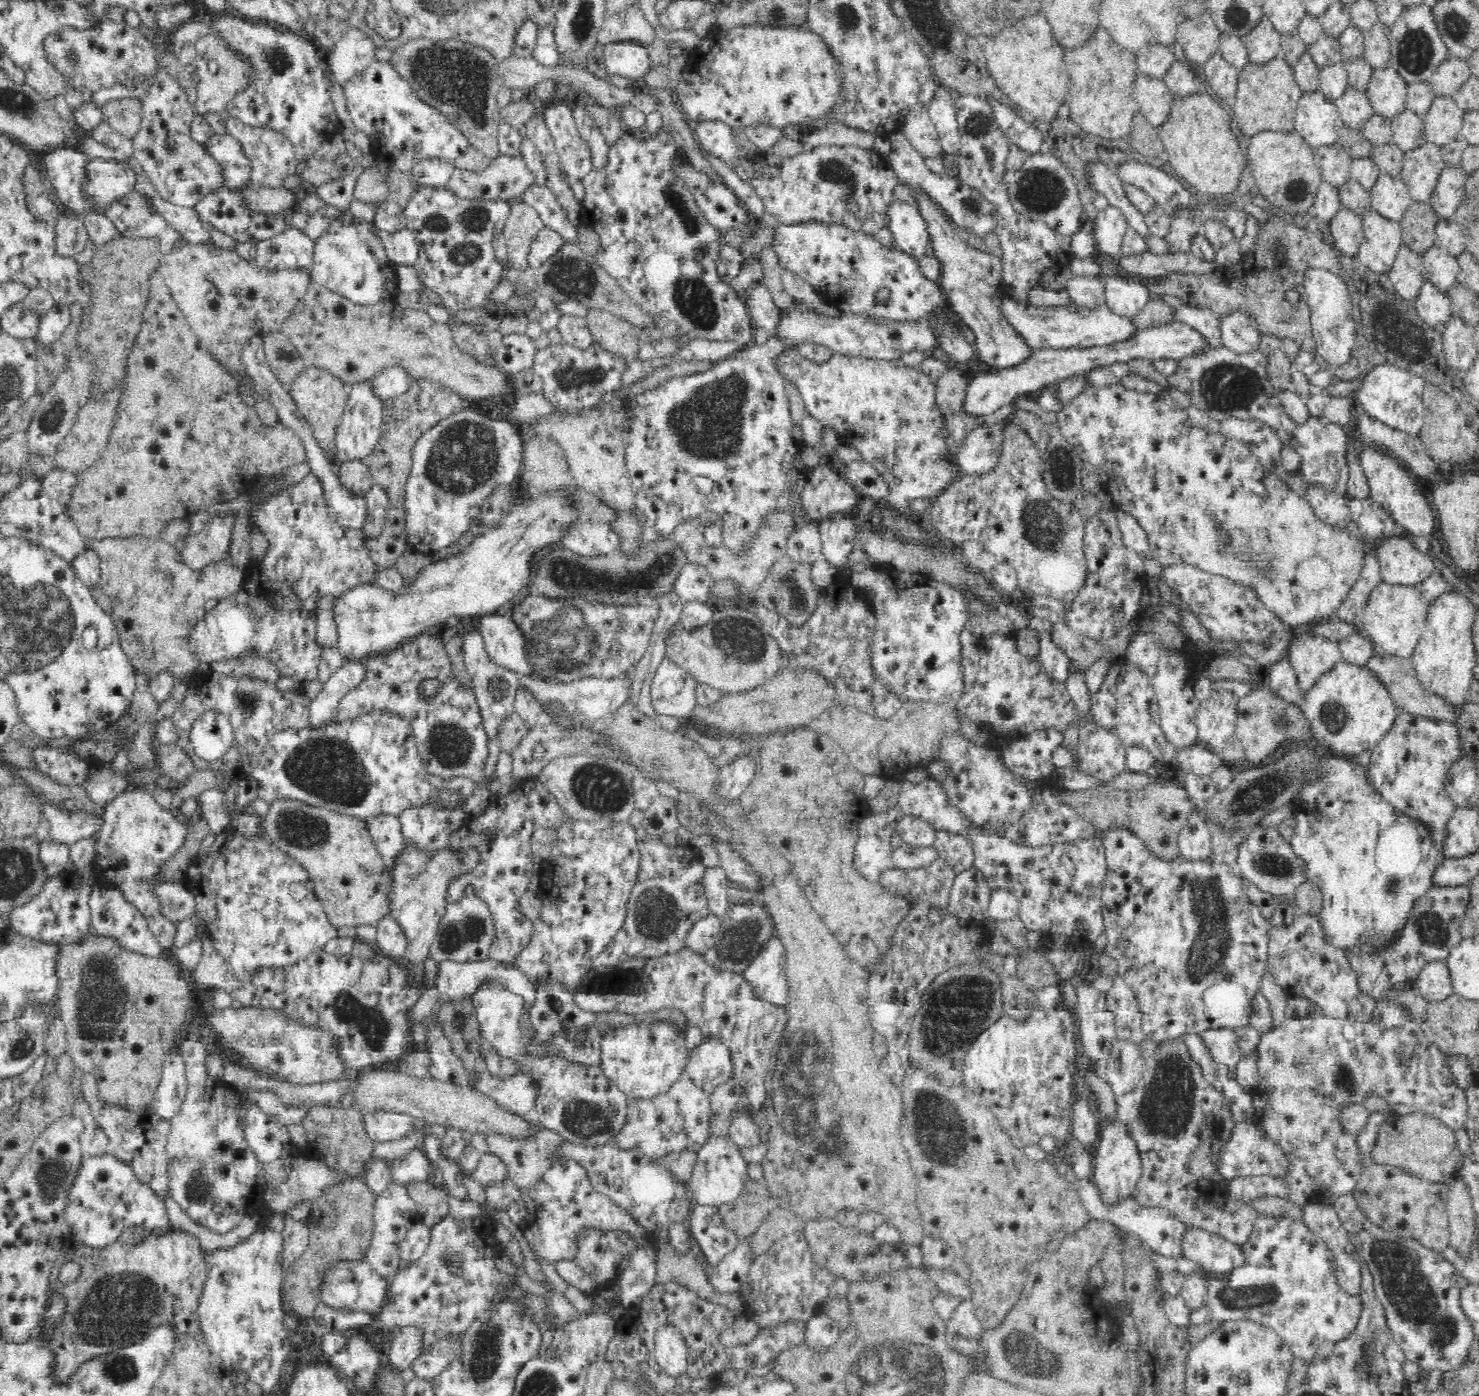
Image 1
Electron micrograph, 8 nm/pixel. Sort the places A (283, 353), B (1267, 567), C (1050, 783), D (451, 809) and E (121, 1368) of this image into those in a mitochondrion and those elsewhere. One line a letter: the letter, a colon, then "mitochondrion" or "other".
A: mitochondrion
B: mitochondrion
C: other
D: other
E: mitochondrion

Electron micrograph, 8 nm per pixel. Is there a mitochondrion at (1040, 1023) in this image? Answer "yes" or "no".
no

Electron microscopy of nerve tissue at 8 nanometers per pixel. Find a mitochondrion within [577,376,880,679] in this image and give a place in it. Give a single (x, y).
(739, 638)

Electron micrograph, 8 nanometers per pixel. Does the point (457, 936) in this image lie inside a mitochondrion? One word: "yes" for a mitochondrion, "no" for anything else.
yes

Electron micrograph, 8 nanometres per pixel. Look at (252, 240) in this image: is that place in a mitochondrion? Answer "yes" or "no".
no

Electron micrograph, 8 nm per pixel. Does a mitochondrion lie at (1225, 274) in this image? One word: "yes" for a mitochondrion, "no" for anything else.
no

